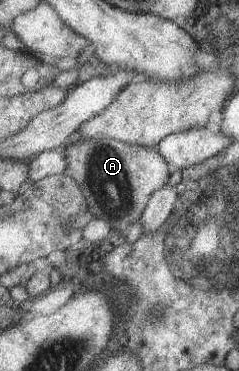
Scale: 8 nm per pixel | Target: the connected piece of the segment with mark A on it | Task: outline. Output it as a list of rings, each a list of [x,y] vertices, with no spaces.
[[[113,138],[76,139],[64,150],[68,168],[81,186],[94,217],[110,221],[113,229],[121,233],[126,233],[129,226],[140,221],[151,196],[169,183],[174,169],[160,150],[131,145]]]

